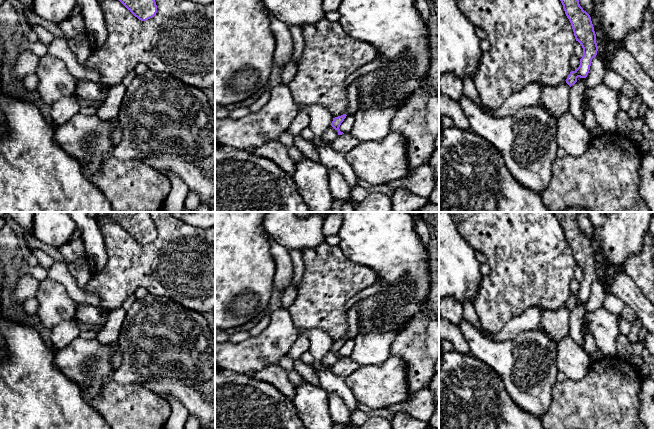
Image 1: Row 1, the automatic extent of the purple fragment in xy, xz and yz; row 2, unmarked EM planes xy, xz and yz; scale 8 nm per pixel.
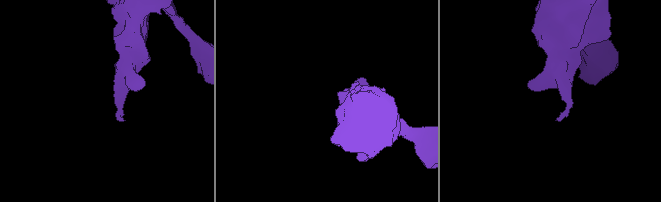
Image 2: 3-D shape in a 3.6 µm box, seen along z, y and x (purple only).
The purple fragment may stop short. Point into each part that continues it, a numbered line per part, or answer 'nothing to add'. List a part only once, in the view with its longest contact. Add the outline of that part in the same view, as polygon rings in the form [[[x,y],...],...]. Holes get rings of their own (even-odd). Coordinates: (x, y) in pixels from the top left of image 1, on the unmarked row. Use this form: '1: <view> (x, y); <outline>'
nothing to add

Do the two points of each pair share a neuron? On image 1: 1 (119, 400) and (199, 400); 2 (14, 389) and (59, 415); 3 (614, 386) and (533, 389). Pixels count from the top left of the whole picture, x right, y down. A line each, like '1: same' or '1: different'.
1: different
2: same
3: different

